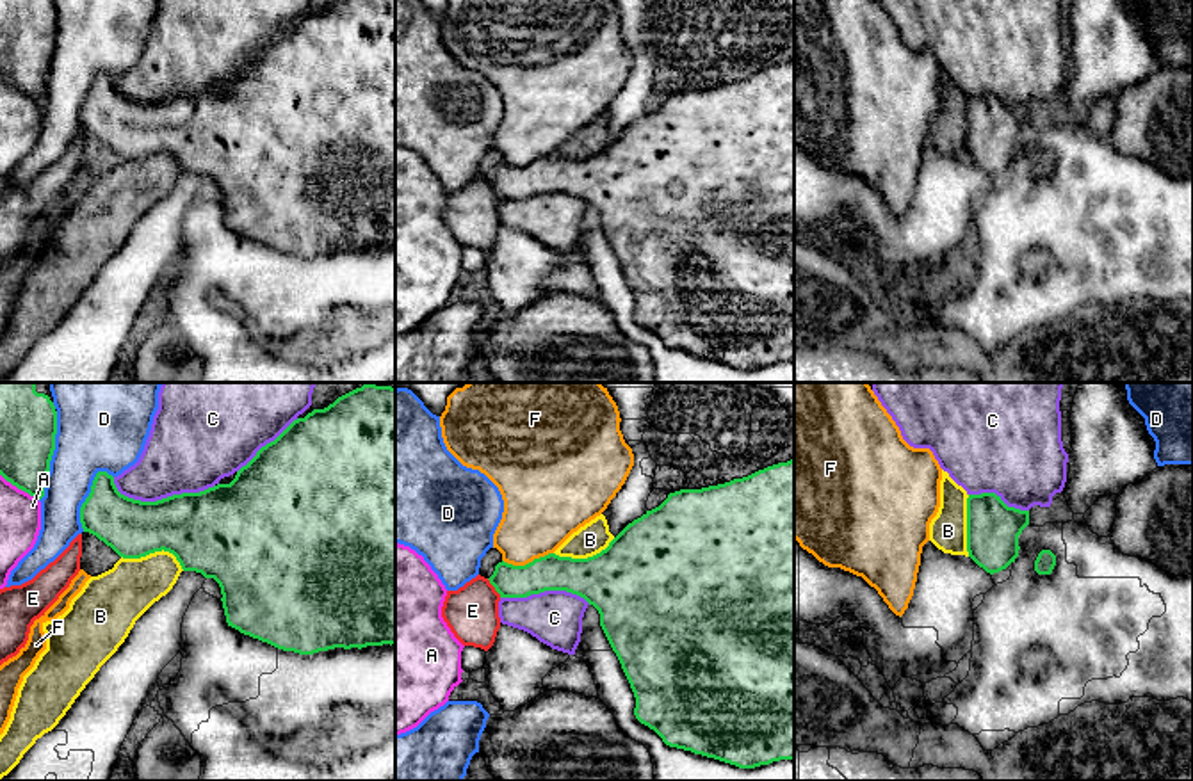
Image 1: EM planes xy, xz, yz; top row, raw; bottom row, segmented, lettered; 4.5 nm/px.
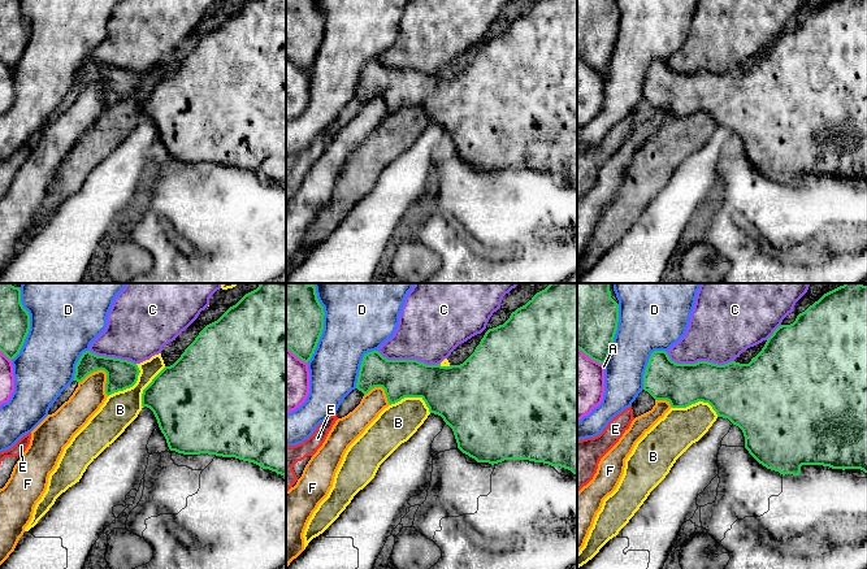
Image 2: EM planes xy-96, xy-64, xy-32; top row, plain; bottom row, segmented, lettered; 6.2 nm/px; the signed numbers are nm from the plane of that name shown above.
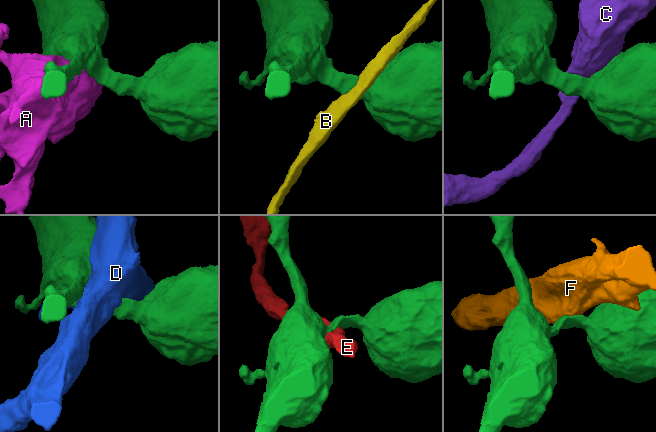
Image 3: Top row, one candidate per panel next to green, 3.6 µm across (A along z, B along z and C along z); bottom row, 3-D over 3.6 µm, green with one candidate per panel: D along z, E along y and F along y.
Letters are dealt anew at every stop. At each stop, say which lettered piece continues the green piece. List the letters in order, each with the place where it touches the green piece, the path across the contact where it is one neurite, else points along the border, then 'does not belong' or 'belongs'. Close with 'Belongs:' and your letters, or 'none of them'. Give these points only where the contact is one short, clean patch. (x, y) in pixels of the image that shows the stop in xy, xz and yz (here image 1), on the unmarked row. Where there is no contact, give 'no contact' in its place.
A: contact xy (20, 89); does not belong
B: contact xy (155, 152); does not belong
C: contact xy (161, 102); does not belong
D: contact xy (52, 56); does not belong
E: contact xz (494, 187); does not belong
F: contact xz (529, 164); border xz (552, 153), (524, 166), (503, 162); does not belong
Belongs: none of them

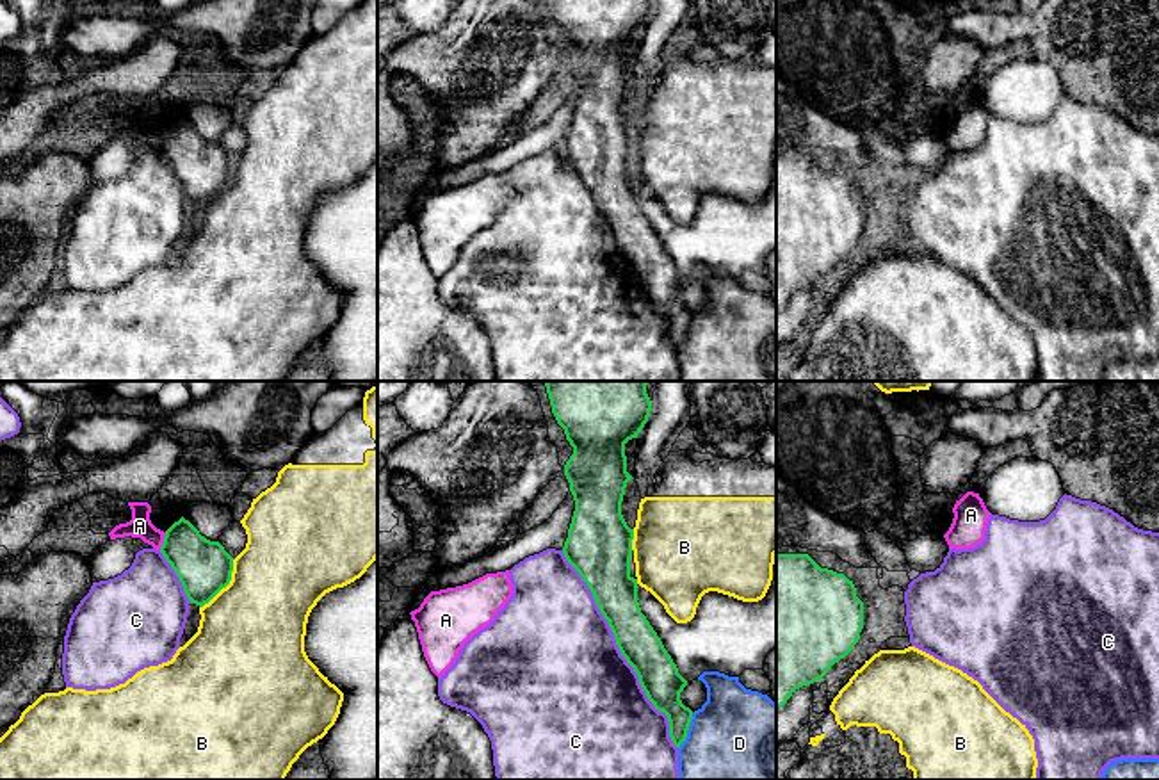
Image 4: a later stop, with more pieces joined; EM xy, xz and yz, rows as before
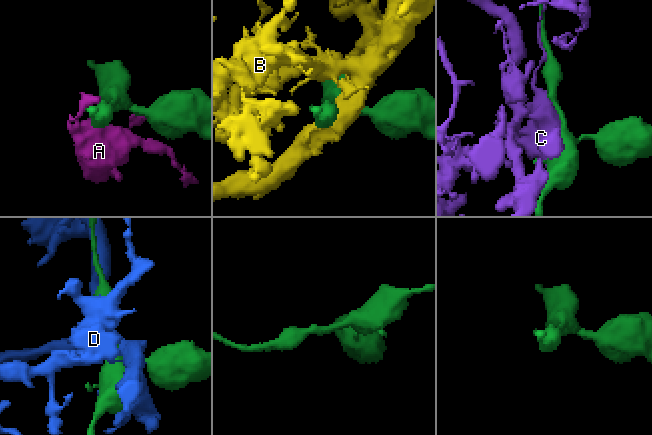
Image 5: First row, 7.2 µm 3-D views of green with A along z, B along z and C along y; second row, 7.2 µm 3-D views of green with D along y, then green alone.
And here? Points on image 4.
A: contact xy (164, 143); border xy (166, 134), (159, 150); does not belong
B: contact xy (225, 187); does not belong
C: contact xz (620, 251); does not belong
D: contact xz (688, 330); does not belong
Belongs: none of them

